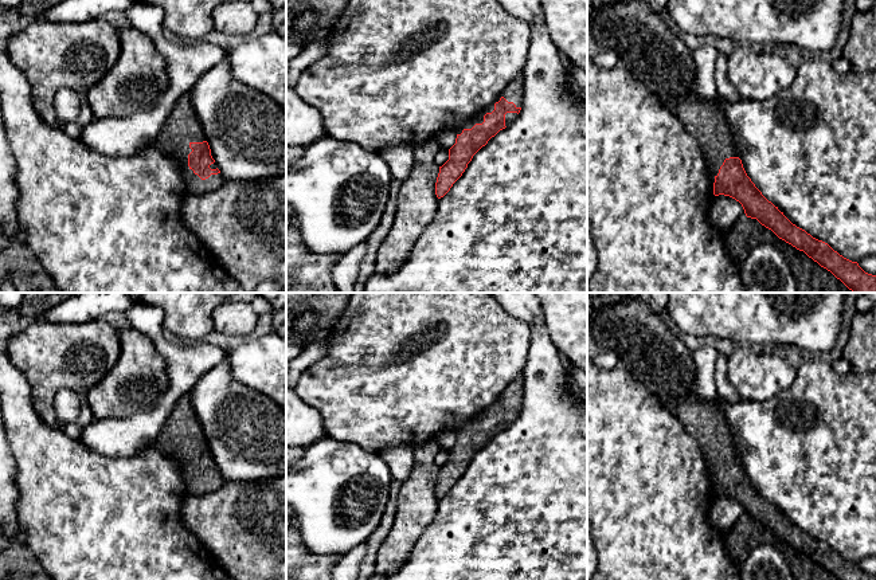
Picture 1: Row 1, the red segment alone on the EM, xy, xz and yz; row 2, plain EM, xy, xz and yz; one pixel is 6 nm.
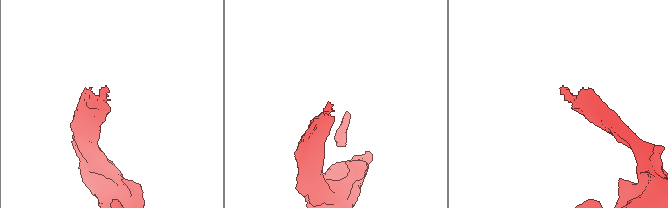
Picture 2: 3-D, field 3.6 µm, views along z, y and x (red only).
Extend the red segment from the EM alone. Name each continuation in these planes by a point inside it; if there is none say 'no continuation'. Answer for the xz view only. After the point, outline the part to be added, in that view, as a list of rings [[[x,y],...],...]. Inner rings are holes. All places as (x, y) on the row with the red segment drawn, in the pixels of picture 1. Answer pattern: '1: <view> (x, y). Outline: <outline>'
1: xz (513, 91). Outline: [[[519,74],[490,105],[457,128],[455,134],[461,134],[464,129],[472,129],[476,124],[482,124],[484,115],[494,110],[494,103],[498,102],[501,97],[508,102],[513,102],[516,107],[523,106],[523,74]]]

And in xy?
1: xy (182, 126). Outline: [[[187,93],[176,101],[155,141],[156,148],[168,157],[177,160],[187,195],[210,193],[224,183],[220,173],[202,180],[188,166],[188,154],[192,152],[189,144],[203,141],[206,141],[206,136]]]

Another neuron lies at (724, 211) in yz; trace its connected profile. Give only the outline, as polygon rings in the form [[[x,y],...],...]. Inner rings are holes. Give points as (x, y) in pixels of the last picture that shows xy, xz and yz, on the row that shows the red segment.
[[[715,196],[709,207],[709,220],[713,227],[727,232],[739,219],[744,218],[744,209],[739,201],[730,196]]]

